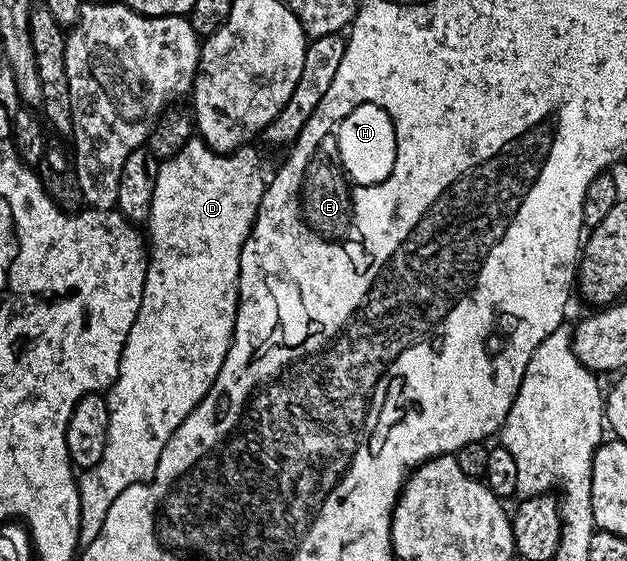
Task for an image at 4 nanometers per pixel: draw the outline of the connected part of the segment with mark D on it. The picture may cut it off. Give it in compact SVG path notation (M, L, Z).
M191 138L186 145L174 156L161 161L156 174L156 190L152 190L152 206L150 207L150 219L148 229L148 259L146 261L146 277L144 278L144 298L140 298L140 310L136 314L136 322L132 322L132 330L128 330L128 338L124 342L124 350L120 358L120 370L118 376L105 393L108 406L108 442L104 446L104 454L96 466L85 469L77 477L78 493L80 494L80 534L79 545L90 544L100 534L100 526L104 526L104 518L116 498L124 494L129 484L144 484L153 476L156 466L160 462L160 454L172 438L172 434L192 414L194 407L208 394L212 382L216 382L216 374L224 366L224 358L230 349L230 343L234 337L236 326L236 314L238 313L238 275L240 274L240 254L242 244L250 237L250 227L258 217L258 207L262 201L262 195L266 192L267 181L262 180L262 164L258 161L258 152L254 146L235 148L232 152L213 152L200 138Z

